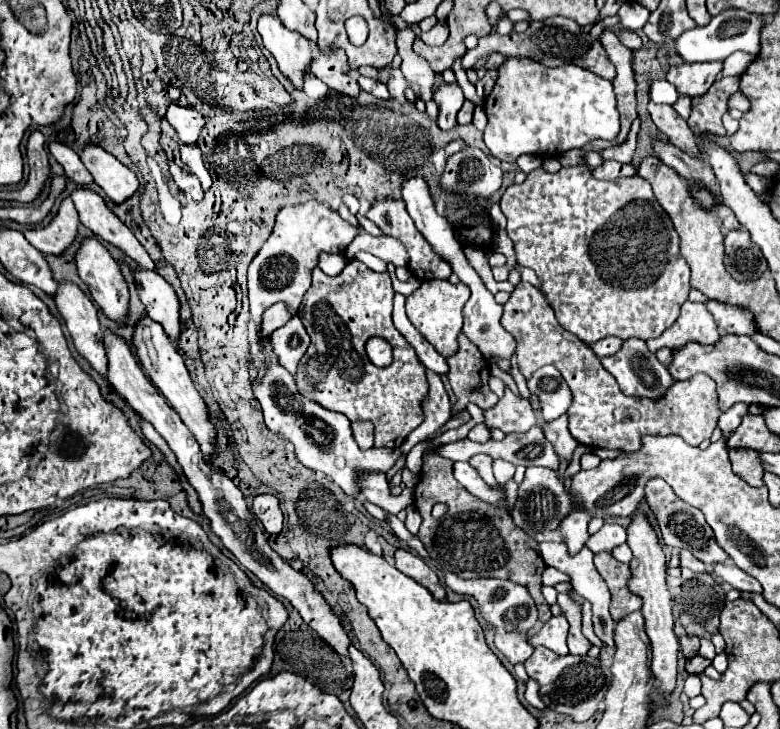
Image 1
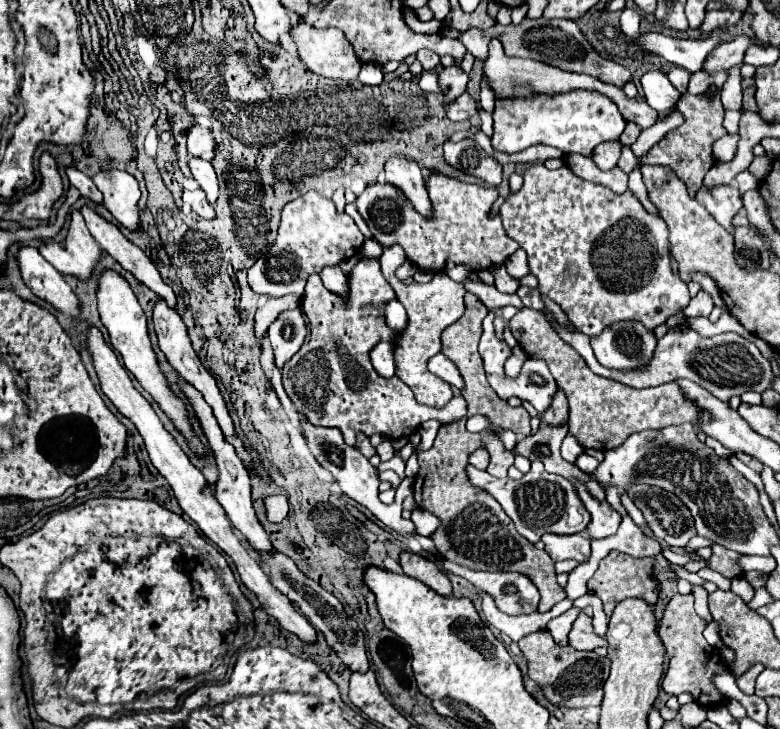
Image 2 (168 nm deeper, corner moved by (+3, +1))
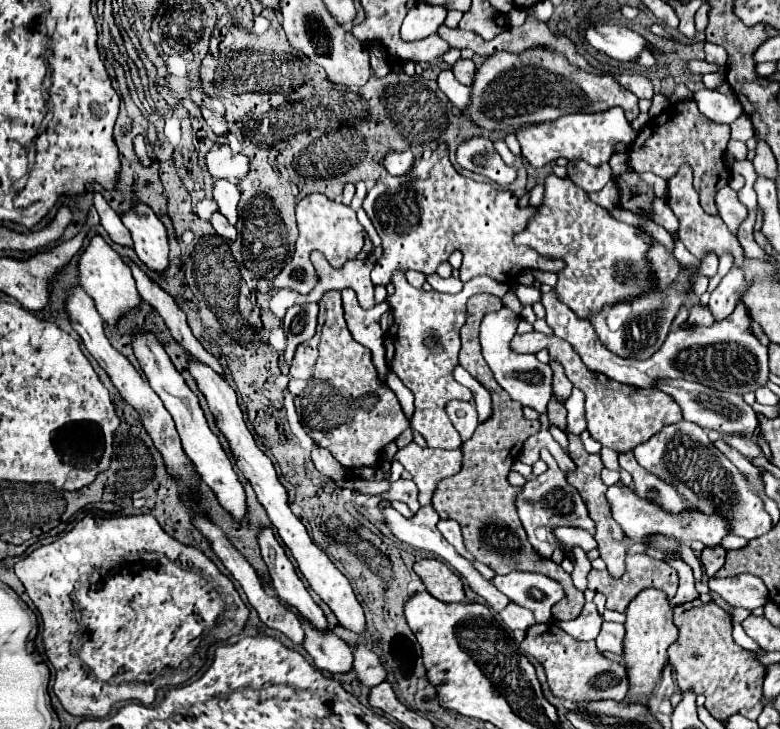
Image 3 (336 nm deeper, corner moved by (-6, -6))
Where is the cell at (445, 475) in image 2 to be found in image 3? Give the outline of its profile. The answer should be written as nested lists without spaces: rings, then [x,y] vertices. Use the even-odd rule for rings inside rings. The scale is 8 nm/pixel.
[[[473,295],[467,301],[467,323],[461,329],[461,353],[459,353],[459,365],[469,371],[489,393],[493,399],[493,413],[487,421],[479,423],[477,431],[469,441],[461,445],[463,451],[463,465],[461,471],[453,477],[445,477],[437,483],[437,489],[433,493],[433,507],[439,513],[439,517],[455,519],[461,525],[463,531],[463,543],[471,555],[491,567],[497,575],[507,575],[511,571],[535,571],[541,575],[549,575],[553,581],[561,583],[565,591],[565,599],[553,605],[553,619],[555,621],[569,621],[575,619],[583,609],[583,593],[573,587],[571,577],[567,571],[563,571],[561,565],[553,563],[547,557],[537,555],[533,551],[533,545],[527,539],[527,533],[517,517],[517,509],[513,505],[513,497],[517,495],[519,487],[511,487],[507,481],[507,475],[511,471],[511,465],[515,457],[519,455],[519,449],[523,441],[541,429],[541,421],[527,421],[521,413],[521,405],[509,399],[509,395],[497,385],[493,379],[493,373],[489,371],[489,365],[485,363],[481,355],[479,345],[479,325],[483,317],[491,311],[499,311],[503,307],[499,297],[493,295]]]

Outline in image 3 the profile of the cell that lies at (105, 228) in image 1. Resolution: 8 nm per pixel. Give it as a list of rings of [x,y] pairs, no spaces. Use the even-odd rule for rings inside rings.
[[[121,257],[121,259],[129,265],[133,277],[135,277],[135,281],[137,281],[137,291],[139,291],[139,295],[141,295],[147,303],[151,303],[151,305],[155,307],[155,311],[163,317],[165,325],[169,327],[171,335],[179,341],[179,345],[181,345],[185,351],[189,351],[195,359],[207,363],[207,365],[213,367],[219,375],[223,375],[223,367],[219,365],[219,361],[217,361],[213,355],[209,355],[209,353],[203,349],[203,345],[197,341],[197,337],[191,333],[191,329],[189,329],[189,325],[187,325],[187,317],[185,317],[185,313],[181,311],[181,307],[175,303],[175,299],[173,299],[161,285],[157,285],[153,279],[149,279],[149,275],[147,275],[137,263],[133,263],[129,257]]]

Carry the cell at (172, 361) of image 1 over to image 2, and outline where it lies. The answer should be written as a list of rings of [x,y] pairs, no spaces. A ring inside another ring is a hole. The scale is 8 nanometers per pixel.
[[[180,380],[180,386],[184,388],[186,392],[186,398],[188,402],[194,406],[200,422],[202,422],[202,428],[206,432],[206,438],[210,442],[210,450],[218,462],[218,470],[220,470],[220,478],[218,478],[218,484],[216,484],[216,500],[224,506],[230,522],[242,532],[244,540],[250,544],[250,548],[258,554],[274,554],[276,548],[272,546],[270,542],[270,536],[266,534],[266,530],[262,528],[260,520],[256,518],[256,512],[254,512],[254,506],[252,506],[252,500],[250,500],[250,476],[246,472],[246,468],[240,464],[240,458],[236,456],[234,448],[230,444],[224,444],[224,438],[220,436],[220,428],[216,428],[216,420],[212,420],[212,408],[208,408],[208,404],[204,404],[204,400],[200,400],[200,396],[196,396],[196,390],[194,388],[188,388],[188,384],[184,384],[184,380]]]

